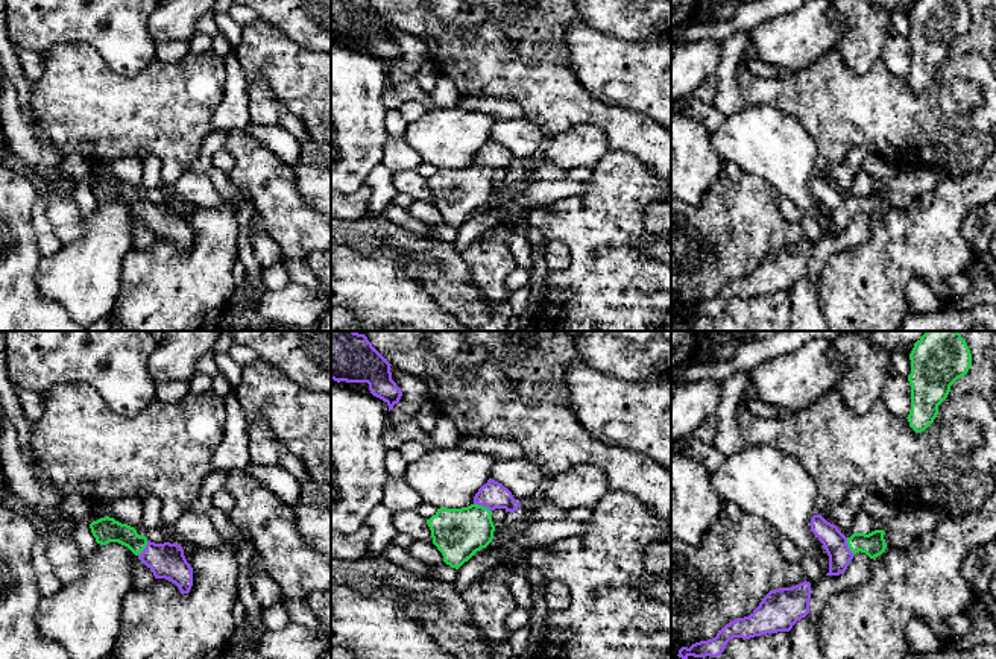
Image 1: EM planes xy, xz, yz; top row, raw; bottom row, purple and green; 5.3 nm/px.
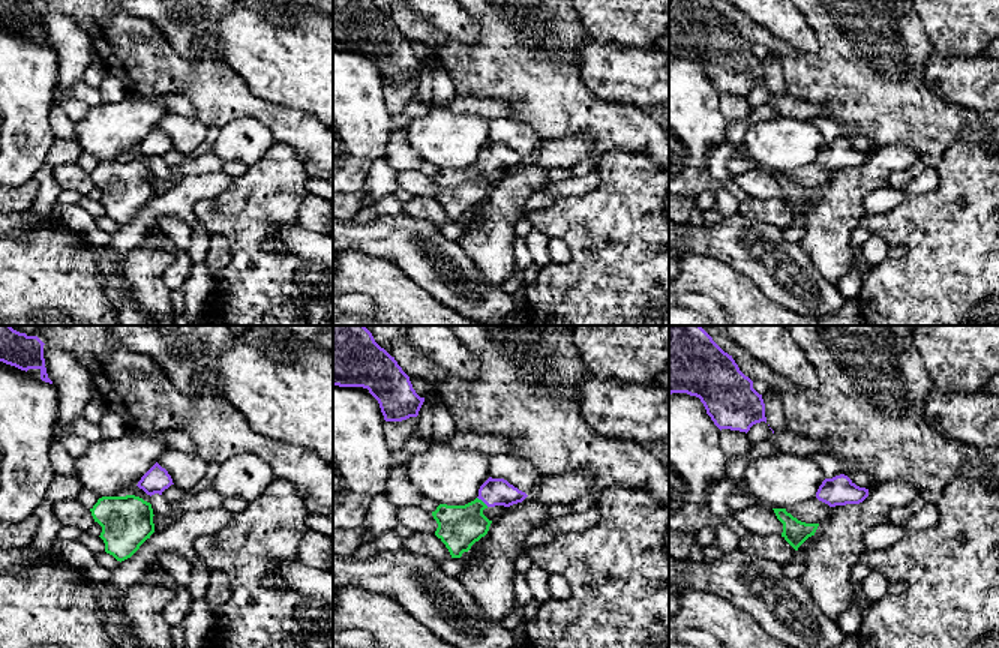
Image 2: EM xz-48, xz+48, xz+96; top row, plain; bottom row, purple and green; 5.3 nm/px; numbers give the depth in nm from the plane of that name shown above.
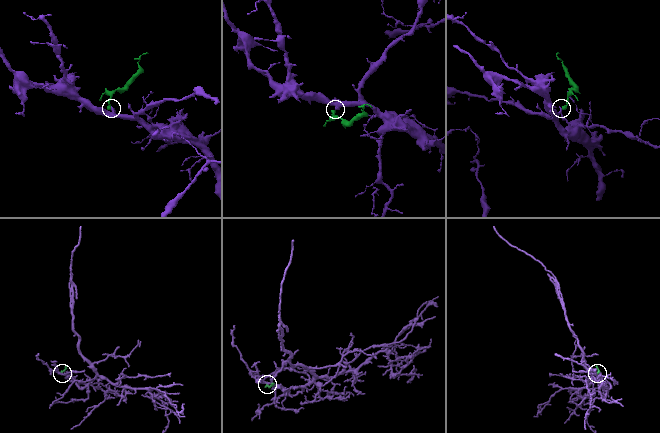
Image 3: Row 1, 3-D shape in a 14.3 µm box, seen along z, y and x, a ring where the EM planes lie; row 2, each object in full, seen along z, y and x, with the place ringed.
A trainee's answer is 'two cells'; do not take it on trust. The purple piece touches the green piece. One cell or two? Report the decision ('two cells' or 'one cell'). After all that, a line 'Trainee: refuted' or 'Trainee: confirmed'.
one cell
Trainee: refuted

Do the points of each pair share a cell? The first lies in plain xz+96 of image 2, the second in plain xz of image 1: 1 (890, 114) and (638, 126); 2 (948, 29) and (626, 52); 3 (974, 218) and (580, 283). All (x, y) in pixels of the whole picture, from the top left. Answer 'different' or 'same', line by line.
1: same
2: different
3: same

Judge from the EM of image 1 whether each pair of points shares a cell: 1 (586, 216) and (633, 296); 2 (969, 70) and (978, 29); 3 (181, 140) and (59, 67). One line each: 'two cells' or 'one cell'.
1: one cell
2: two cells
3: one cell

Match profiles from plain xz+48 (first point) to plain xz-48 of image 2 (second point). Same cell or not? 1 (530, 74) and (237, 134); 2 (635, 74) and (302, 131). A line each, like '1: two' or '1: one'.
1: two
2: two

